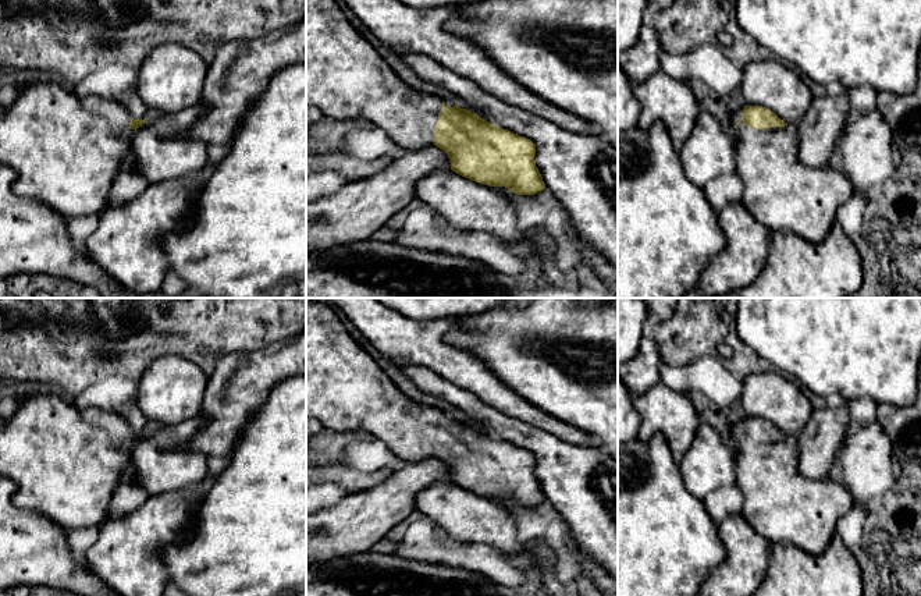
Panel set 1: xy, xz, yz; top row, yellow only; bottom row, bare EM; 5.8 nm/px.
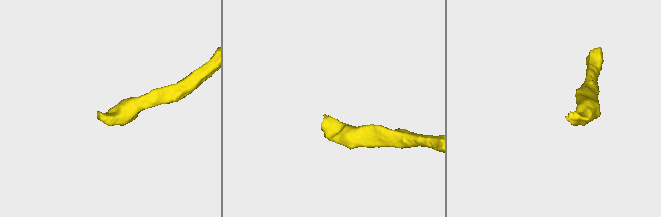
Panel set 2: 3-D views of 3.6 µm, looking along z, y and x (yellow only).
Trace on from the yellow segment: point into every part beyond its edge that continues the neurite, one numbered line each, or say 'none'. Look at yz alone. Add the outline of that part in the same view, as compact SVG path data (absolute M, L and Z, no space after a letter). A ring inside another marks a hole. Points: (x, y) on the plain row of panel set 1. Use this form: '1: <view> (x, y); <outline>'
1: yz (779, 504); M742 422L730 425L737 437L742 515L771 543L822 554L836 535L838 521L858 505L853 493L831 478L803 478L796 437L755 441L743 436Z

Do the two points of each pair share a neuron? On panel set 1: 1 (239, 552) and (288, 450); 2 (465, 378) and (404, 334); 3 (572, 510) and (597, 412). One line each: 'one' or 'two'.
1: one
2: one
3: two

